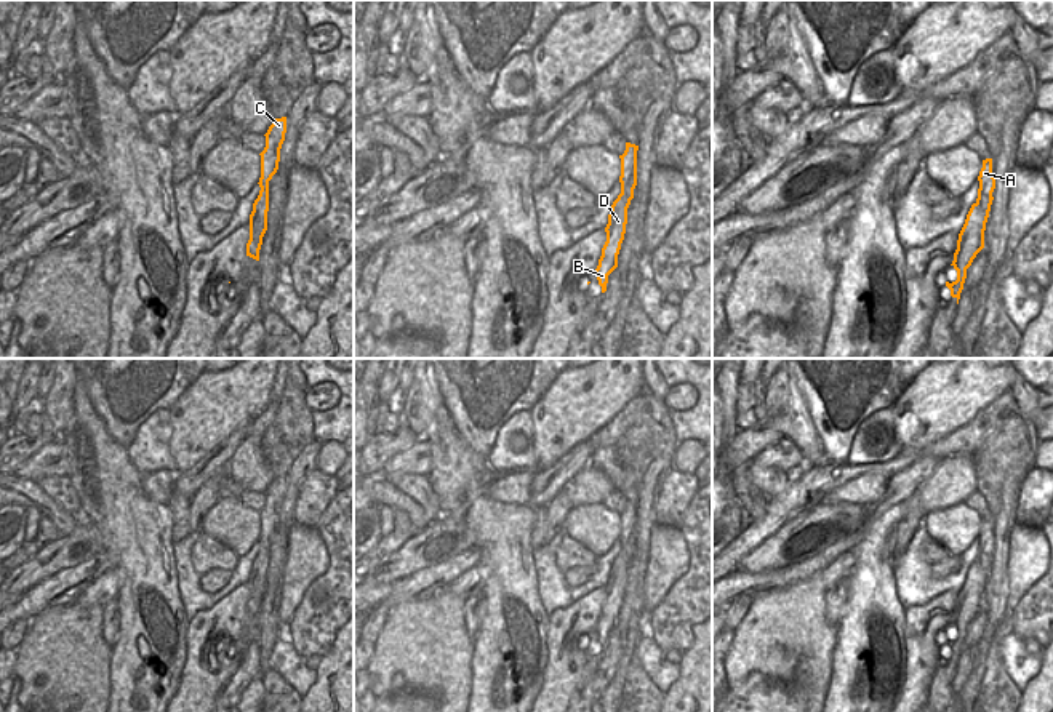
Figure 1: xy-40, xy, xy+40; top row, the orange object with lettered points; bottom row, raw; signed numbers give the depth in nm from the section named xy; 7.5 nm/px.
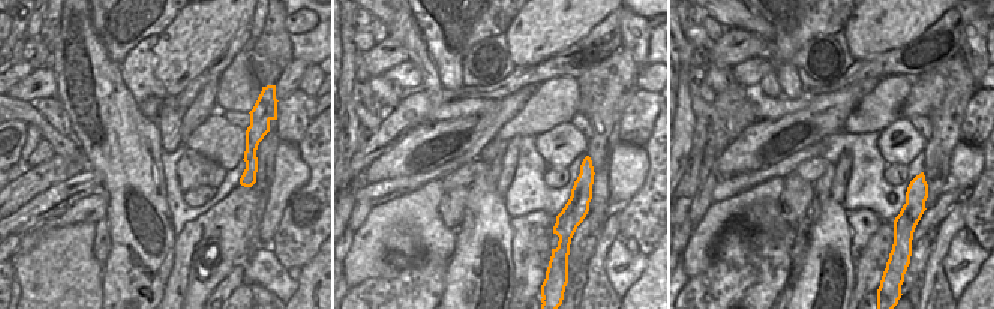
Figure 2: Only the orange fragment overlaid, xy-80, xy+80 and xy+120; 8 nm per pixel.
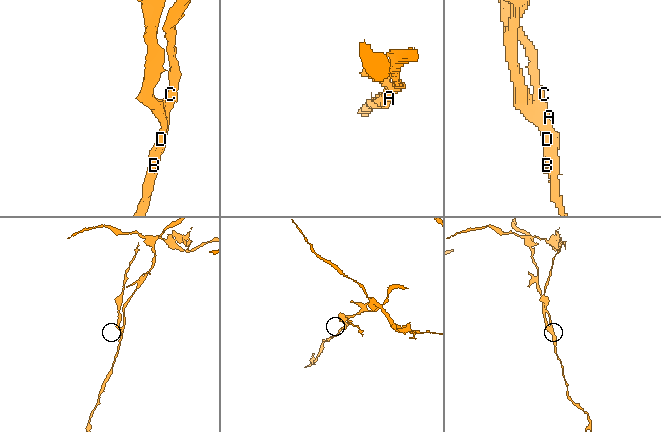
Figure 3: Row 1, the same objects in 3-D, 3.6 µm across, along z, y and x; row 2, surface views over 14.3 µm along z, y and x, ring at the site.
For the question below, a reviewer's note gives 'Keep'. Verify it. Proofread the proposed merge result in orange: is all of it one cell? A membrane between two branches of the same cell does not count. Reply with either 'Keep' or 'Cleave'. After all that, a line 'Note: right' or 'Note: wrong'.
Cleave
Note: wrong

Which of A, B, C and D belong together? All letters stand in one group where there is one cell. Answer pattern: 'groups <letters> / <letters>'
groups A C / B D

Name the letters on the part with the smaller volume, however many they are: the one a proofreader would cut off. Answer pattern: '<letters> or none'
B, D

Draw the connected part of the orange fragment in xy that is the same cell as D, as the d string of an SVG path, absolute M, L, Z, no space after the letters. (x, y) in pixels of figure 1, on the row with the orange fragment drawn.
M619 194L608 214L608 224L605 227L607 242L602 248L602 256L595 269L602 293L607 291L608 275L618 267L618 254L626 234L629 205L631 200L624 194Z

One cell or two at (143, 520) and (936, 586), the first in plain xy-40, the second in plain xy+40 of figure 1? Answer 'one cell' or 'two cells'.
two cells

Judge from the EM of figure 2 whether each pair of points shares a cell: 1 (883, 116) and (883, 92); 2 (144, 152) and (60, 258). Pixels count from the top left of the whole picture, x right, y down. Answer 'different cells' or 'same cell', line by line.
1: same cell
2: different cells

